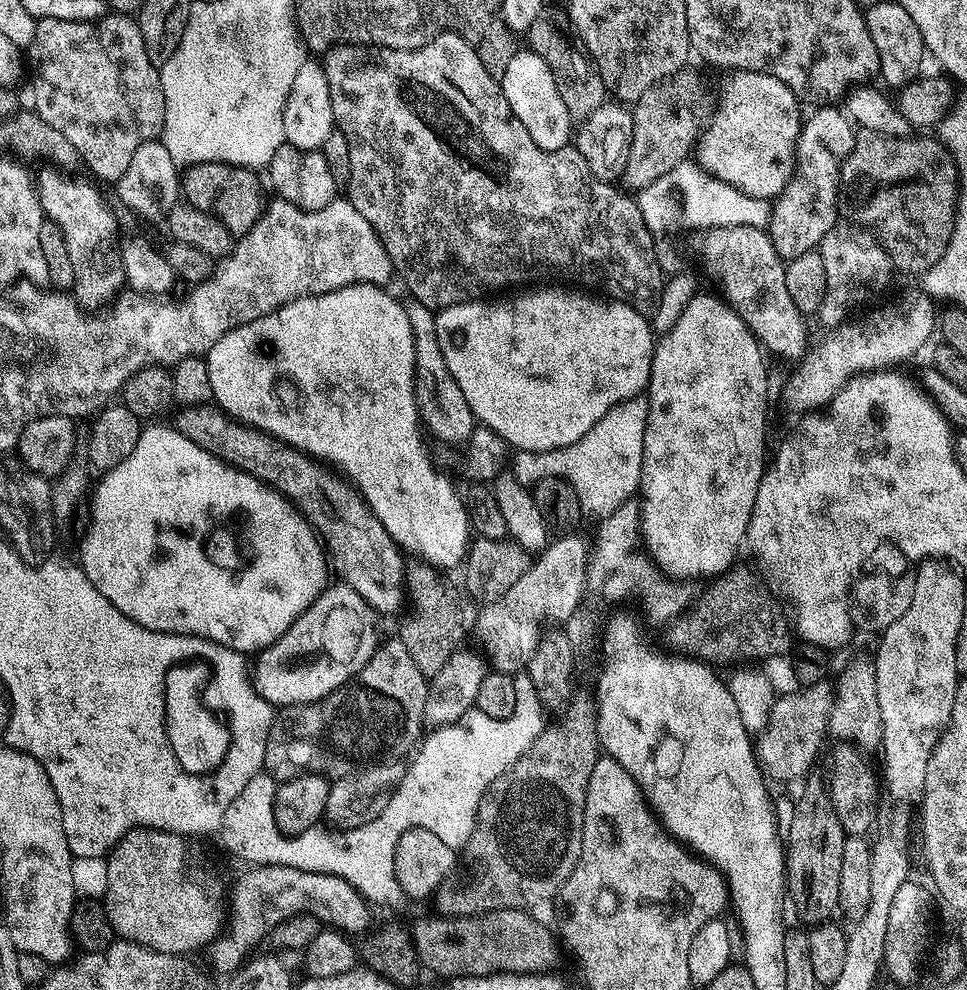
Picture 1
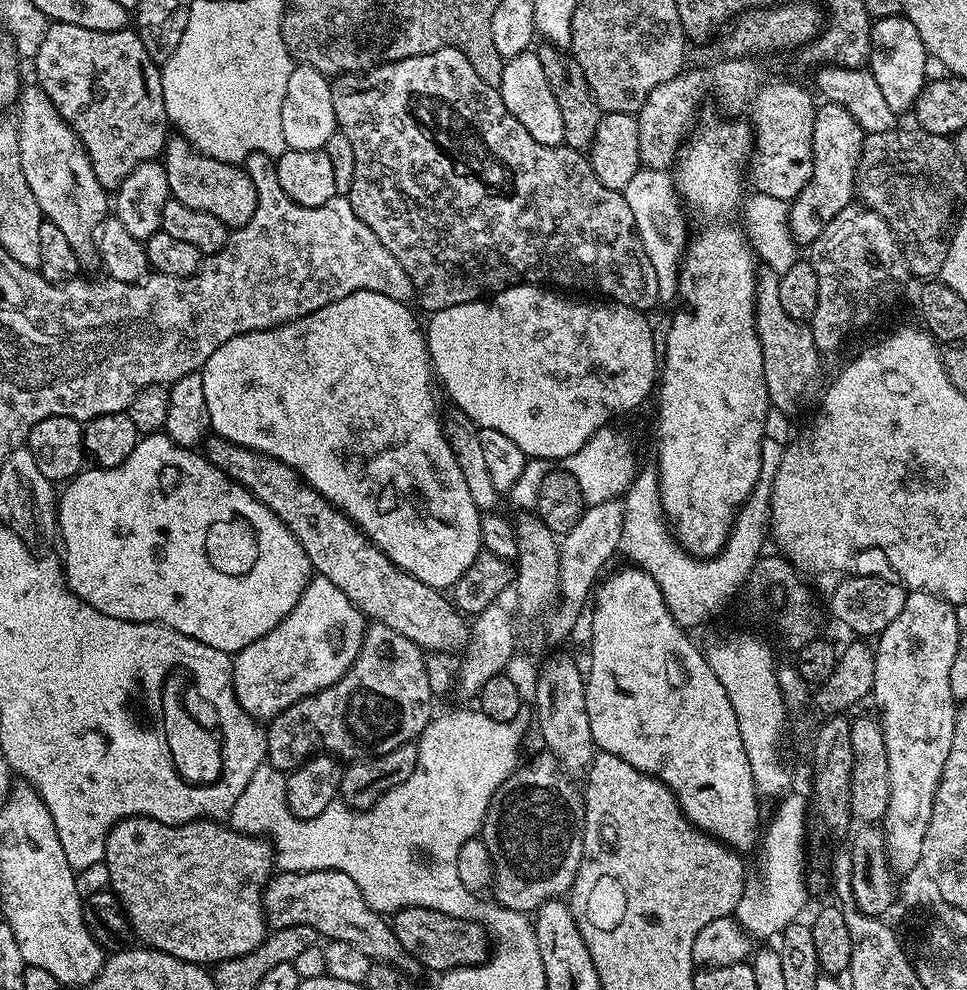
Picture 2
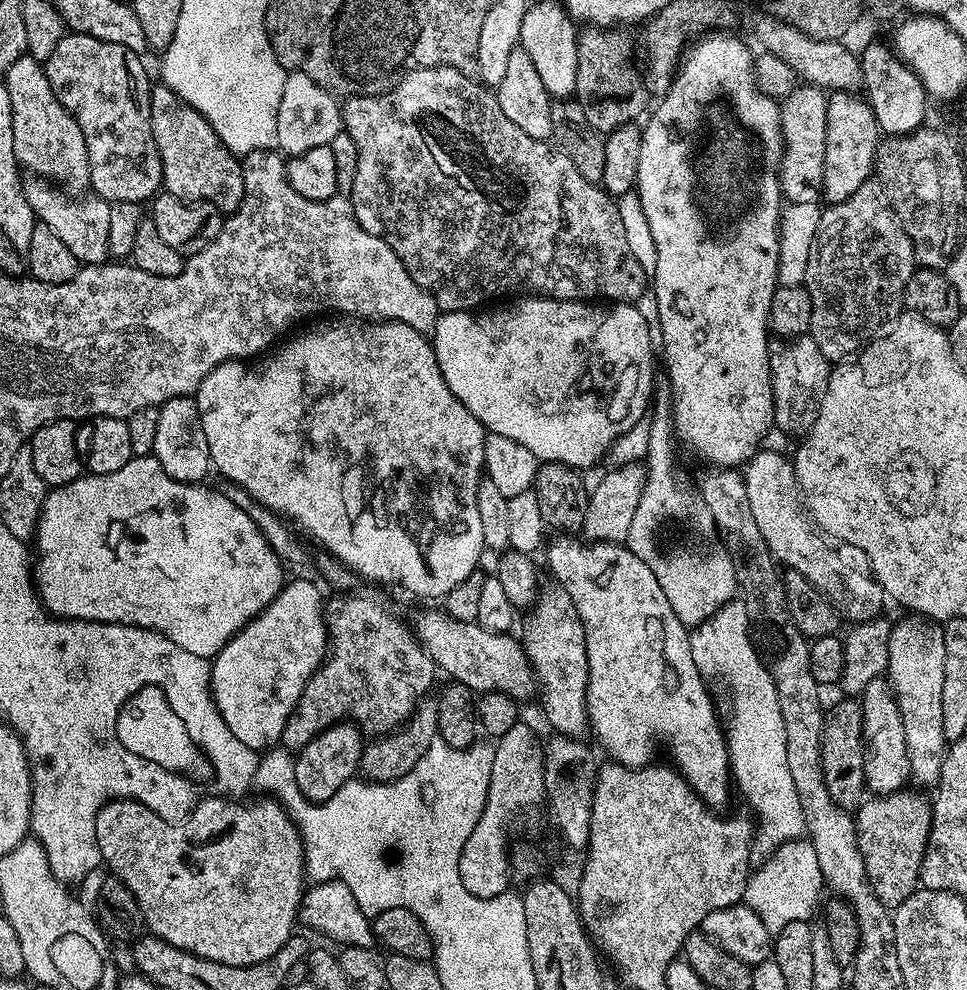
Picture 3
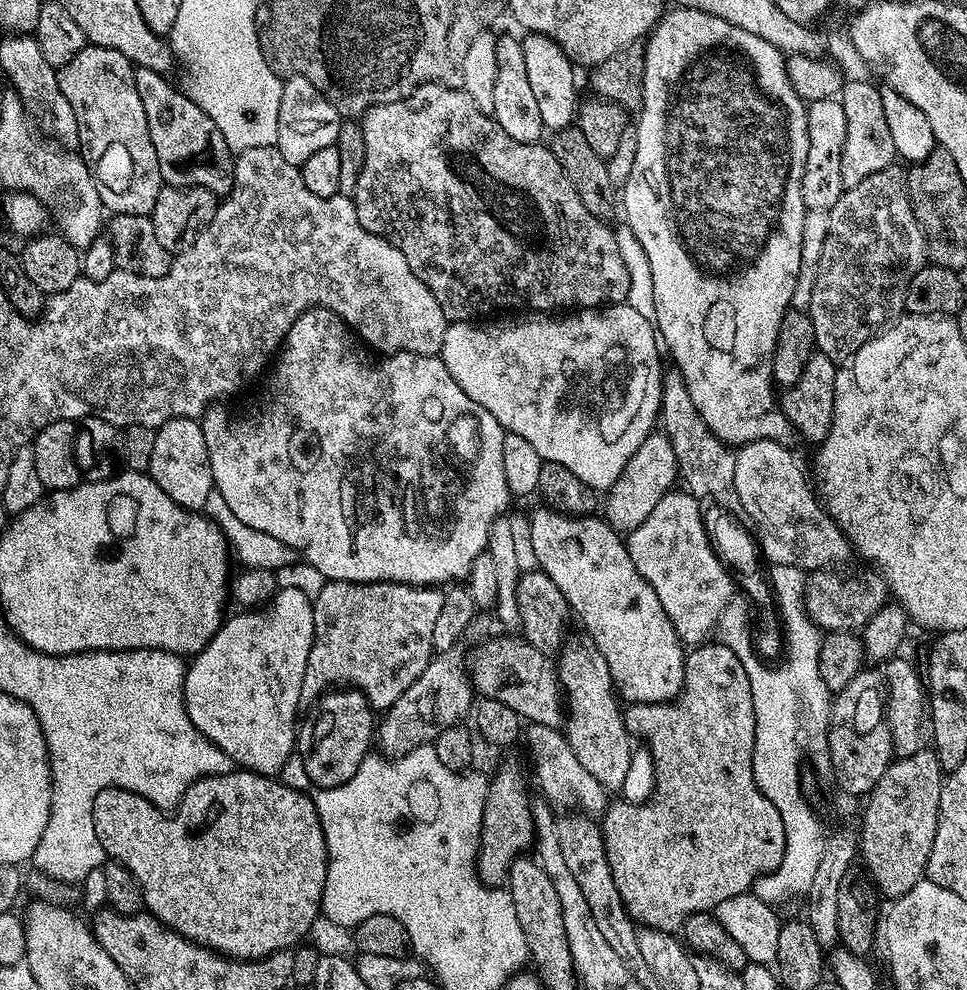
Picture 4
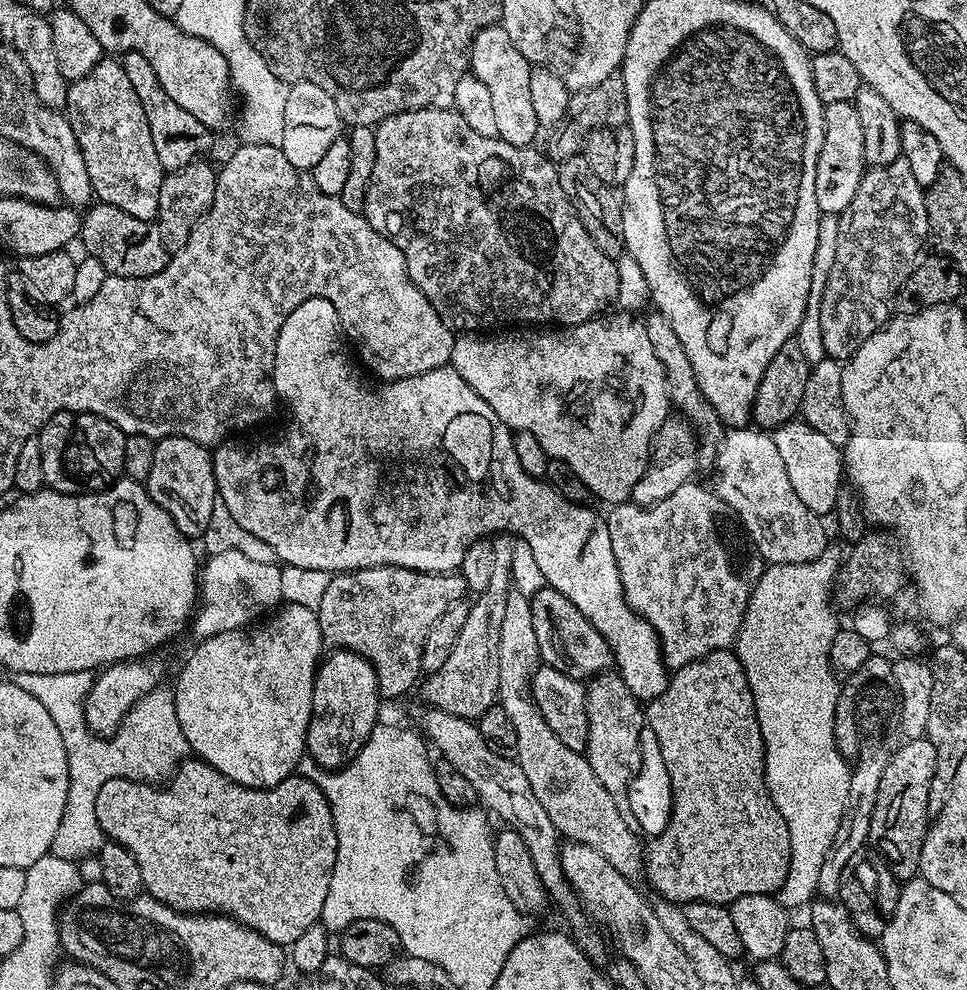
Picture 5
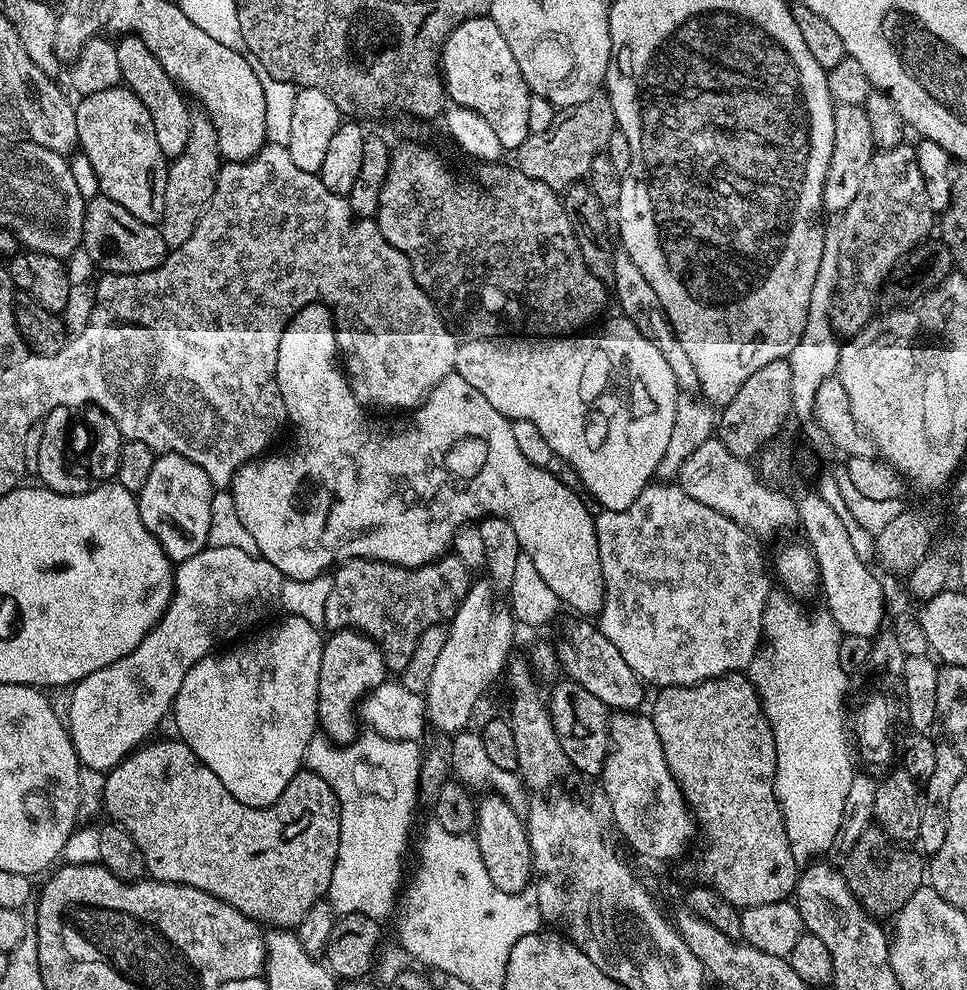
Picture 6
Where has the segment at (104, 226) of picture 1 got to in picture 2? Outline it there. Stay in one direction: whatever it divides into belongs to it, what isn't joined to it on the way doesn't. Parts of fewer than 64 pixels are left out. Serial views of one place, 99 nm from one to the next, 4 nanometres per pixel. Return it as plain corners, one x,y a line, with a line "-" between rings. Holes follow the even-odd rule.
35,82
25,83
20,98
14,105
14,112
20,115
20,124
15,125
18,134
18,154
22,162
22,174
30,186
30,194
40,207
43,219
54,222
58,230
74,246
81,269
97,267
98,253
96,237
98,229
110,212
110,196
98,182
94,166
74,130
54,110
50,98

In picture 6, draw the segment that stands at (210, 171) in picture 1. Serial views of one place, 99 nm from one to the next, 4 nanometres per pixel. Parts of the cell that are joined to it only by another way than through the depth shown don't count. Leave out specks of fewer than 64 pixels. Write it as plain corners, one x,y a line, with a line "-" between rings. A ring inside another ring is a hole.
121,36
115,41
116,53
118,54
118,70
121,81
150,110
150,122
154,122
154,138
158,138
158,147
166,158
175,158
186,150
186,142
190,138
190,122
193,113
188,112
189,101
185,93
177,88
176,83
162,70
162,62
150,54
150,49
142,38
137,36

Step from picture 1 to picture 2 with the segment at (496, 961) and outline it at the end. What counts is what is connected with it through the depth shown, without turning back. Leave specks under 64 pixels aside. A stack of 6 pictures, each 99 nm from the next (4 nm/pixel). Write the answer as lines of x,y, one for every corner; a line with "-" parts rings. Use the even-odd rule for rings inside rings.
422,906
398,908
391,913
390,923
394,930
394,938
402,942
408,955
420,963
421,969
443,974
451,968
466,968
479,964
489,955
490,940
483,928
470,920
459,920
450,914
442,914
438,910
430,910

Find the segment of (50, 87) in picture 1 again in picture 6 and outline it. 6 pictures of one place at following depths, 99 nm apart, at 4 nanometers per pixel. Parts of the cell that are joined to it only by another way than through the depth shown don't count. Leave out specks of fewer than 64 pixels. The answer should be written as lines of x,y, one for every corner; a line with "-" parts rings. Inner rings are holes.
126,86
98,90
98,94
85,96
79,103
75,105
78,148
90,160
101,193
130,210
134,218
159,225
166,202
169,161
158,147
158,138
154,138
150,110

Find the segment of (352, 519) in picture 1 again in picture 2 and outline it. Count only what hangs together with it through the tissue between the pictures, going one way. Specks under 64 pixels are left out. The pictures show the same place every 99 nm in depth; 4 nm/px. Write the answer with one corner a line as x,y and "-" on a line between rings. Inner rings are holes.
215,434
207,437
207,444
208,461
274,510
306,550
315,575
330,578
330,582
334,582
334,586
338,586
369,621
398,630
402,638
410,638
410,642
429,653
456,654
467,645
470,624
455,603
441,589
418,582
410,573
390,562
384,551
372,543
351,518
305,484
294,469
261,452
231,444

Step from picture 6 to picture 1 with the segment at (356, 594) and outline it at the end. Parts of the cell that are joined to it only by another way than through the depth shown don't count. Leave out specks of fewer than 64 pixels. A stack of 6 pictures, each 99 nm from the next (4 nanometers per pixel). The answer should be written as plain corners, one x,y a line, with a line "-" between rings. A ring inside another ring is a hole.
398,638
392,642
392,648
381,647
368,659
359,674
358,682
346,683
313,704
289,704
275,713
270,734
266,738
264,755
264,768
273,779
283,782
313,775
326,776
329,781
340,780
374,764
403,761
403,756
407,757
417,747
422,736
420,728
425,727
424,707
428,680
414,664
402,642

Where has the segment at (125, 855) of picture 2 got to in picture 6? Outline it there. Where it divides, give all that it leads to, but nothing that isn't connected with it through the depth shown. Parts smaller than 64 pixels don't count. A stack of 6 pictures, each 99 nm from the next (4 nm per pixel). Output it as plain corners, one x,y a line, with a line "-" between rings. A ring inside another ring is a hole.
179,738
155,740
137,748
131,756
125,756
111,772
104,776
104,795
102,797
103,811
105,808
112,815
109,817
120,827
126,829
130,838
134,838
134,842
138,842
138,850
142,850
147,875
154,880
194,886
198,890
208,892
212,896
217,896
222,902
234,906
239,912
246,914
251,920
257,921
261,925
272,924
268,926
276,930
292,930
299,926
302,918
306,918
306,910
310,910
310,906
321,903
327,897
330,878
334,874
334,862
338,858
340,803
336,801
336,795
331,786
322,778
318,778
318,774
302,770
290,782
290,786
286,786
286,790
282,790
280,797
269,808
251,808
238,802
238,798
234,798
234,794
230,794
230,790
226,790
226,786
222,786
222,782
218,782
218,774
214,774
214,770
210,770
210,766
203,764
194,754
194,750
190,750
190,746
183,740

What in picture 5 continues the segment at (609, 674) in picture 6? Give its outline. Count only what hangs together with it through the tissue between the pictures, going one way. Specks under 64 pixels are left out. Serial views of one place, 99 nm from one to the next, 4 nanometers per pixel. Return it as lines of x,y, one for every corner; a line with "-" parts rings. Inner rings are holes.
545,586
530,601
540,658
547,667
562,670
562,674
581,682
587,682
613,667
612,647
606,638
602,638
602,634
598,634
598,630
594,630
586,614
582,614
582,610
566,598
566,594
558,594
558,590

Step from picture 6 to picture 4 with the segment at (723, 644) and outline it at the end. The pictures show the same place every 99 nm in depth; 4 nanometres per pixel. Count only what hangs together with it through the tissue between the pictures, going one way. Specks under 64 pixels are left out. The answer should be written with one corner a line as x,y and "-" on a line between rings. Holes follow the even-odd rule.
687,490
666,493
650,518
627,533
626,543
630,562
654,586
654,594
658,594
658,602
662,602
662,610
666,610
680,643
705,643
715,633
722,610
732,601
734,583
708,541
701,501

